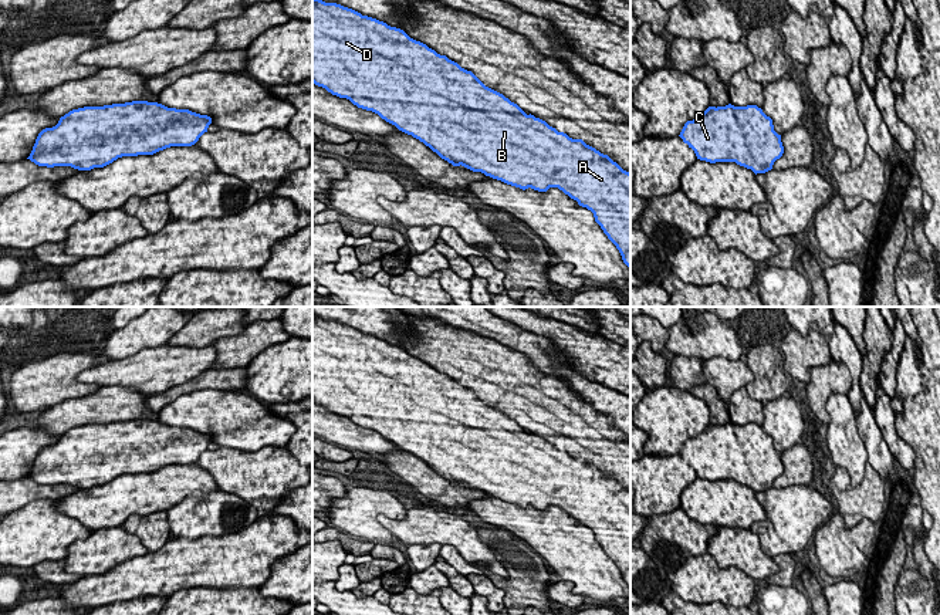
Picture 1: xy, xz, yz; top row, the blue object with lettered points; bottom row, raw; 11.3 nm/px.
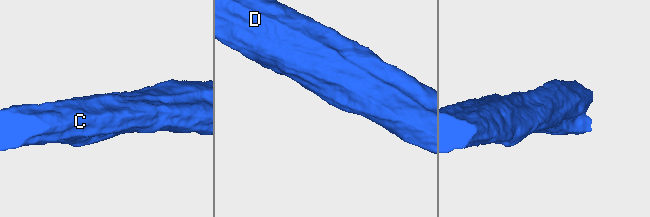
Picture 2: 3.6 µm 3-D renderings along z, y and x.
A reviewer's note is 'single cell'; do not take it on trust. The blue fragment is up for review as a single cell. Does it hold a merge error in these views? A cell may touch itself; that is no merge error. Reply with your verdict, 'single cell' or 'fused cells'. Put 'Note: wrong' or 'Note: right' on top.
Note: right
single cell

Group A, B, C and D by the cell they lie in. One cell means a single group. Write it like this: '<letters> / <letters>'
A B C D

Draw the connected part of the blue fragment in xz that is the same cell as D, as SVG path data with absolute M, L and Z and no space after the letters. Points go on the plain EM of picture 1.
M312 315L312 401L332 413L349 418L358 426L378 432L453 484L461 483L523 508L531 506L547 510L558 506L594 531L595 540L630 587L630 491L582 457L572 457L545 439L527 433L503 412L486 405L471 389L410 357L403 348Z

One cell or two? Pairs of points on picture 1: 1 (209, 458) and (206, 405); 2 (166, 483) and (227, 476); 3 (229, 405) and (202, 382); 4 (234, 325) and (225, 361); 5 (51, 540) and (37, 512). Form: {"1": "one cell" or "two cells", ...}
{"1": "two cells", "2": "two cells", "3": "two cells", "4": "two cells", "5": "one cell"}

